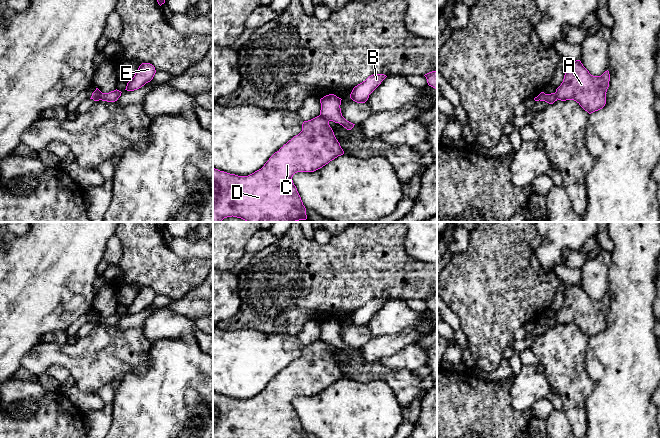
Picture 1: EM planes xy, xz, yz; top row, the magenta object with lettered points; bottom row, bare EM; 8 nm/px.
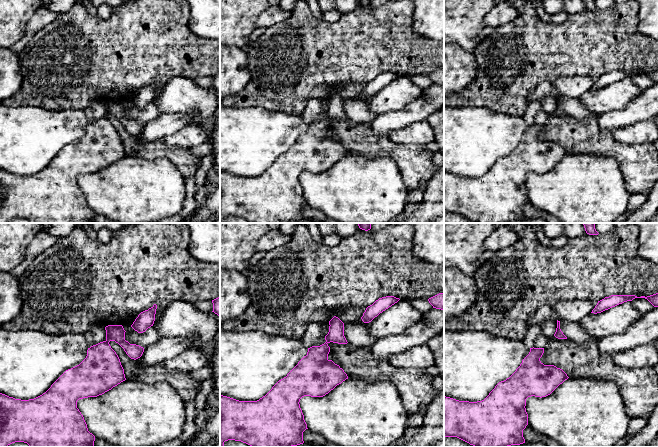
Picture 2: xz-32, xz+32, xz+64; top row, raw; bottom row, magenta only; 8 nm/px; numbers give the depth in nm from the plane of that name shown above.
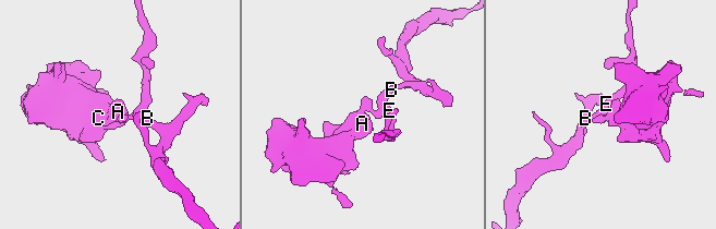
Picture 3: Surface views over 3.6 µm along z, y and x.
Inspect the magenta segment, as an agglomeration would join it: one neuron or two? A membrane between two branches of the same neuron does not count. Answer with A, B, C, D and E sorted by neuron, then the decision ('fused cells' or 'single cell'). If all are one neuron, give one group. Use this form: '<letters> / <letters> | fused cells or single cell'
A C D / B E | fused cells

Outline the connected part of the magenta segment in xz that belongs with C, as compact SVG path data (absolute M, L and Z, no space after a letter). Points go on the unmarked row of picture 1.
M317 340L304 345L302 355L254 397L238 400L213 392L213 438L306 438L293 399L314 396L343 378L328 344Z

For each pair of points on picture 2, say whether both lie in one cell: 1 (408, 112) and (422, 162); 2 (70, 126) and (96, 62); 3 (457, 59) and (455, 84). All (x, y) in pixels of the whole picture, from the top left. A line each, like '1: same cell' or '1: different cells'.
1: different cells
2: different cells
3: same cell

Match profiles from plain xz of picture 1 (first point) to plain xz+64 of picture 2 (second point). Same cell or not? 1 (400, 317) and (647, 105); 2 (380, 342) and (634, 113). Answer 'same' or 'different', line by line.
1: different
2: same

